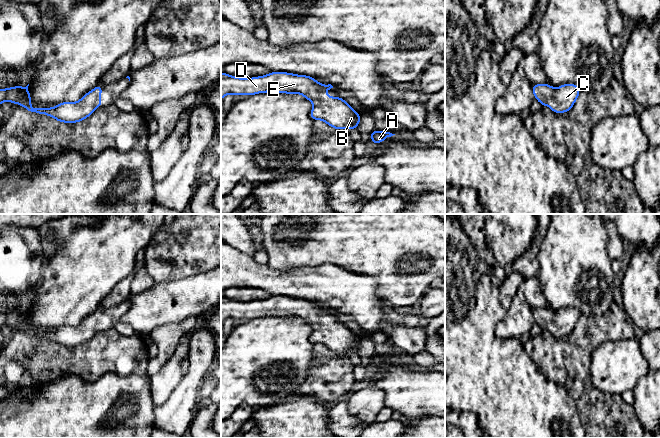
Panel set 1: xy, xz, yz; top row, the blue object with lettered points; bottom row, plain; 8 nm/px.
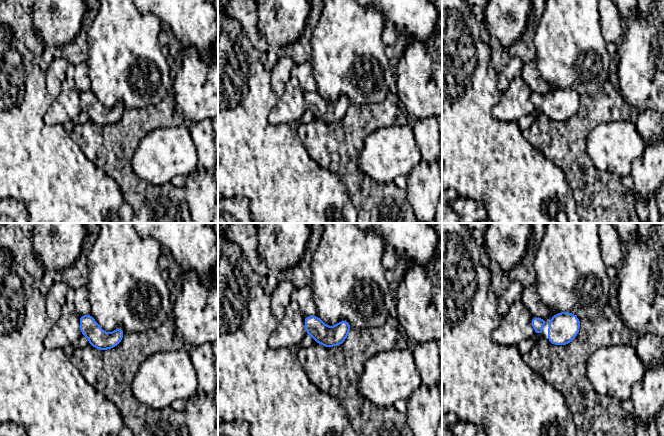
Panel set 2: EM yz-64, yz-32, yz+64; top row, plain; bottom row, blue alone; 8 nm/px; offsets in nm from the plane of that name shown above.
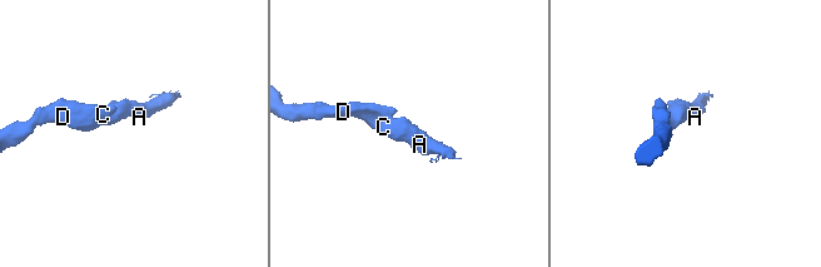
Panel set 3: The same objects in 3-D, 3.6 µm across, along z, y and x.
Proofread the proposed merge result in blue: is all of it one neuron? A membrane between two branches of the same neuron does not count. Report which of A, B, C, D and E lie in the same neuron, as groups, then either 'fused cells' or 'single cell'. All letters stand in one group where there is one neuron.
A B C D E | single cell

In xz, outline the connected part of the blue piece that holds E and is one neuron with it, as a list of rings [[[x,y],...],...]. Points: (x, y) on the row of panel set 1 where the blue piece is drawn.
[[[270,72],[267,75],[240,78],[221,73],[221,100],[227,94],[255,95],[277,92],[301,94],[313,103],[312,120],[321,120],[334,129],[357,129],[361,114],[356,112],[341,97],[330,97],[324,92],[333,88],[331,84],[318,83],[314,77],[287,72]]]

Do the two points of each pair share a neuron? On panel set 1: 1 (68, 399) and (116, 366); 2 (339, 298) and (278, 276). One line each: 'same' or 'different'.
1: different
2: same

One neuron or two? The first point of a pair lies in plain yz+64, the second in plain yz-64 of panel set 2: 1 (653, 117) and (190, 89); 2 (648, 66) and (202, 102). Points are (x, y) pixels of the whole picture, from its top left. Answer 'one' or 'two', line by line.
1: two
2: one

